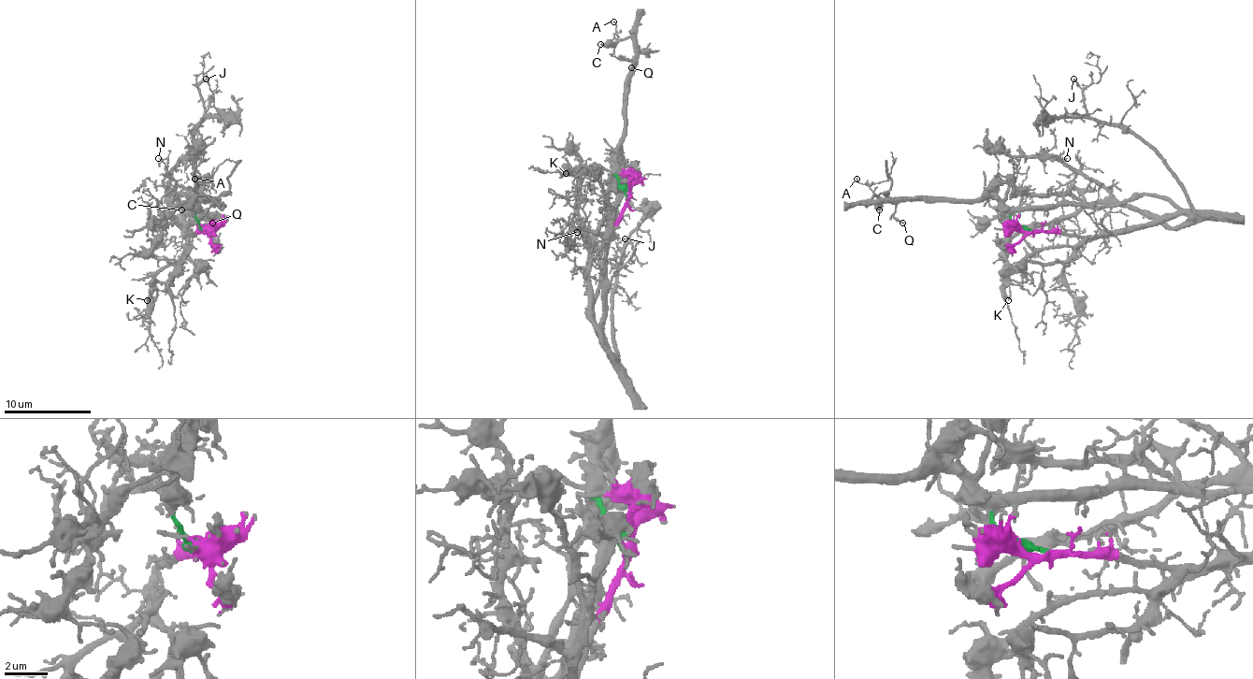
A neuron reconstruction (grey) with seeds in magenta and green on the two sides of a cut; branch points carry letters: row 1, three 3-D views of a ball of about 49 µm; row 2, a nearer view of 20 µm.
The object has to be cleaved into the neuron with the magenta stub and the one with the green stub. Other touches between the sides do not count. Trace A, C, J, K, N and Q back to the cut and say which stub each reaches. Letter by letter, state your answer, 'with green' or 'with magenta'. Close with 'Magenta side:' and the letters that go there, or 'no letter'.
A: with green
C: with green
J: with magenta
K: with magenta
N: with green
Q: with green
Magenta side: J, K

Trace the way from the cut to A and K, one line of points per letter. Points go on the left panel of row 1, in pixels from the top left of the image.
A: (208, 230), (195, 217), (198, 197), (215, 199), (198, 193), (194, 178)
K: (208, 230), (198, 230), (192, 237), (185, 260), (164, 282), (154, 280), (146, 299)

